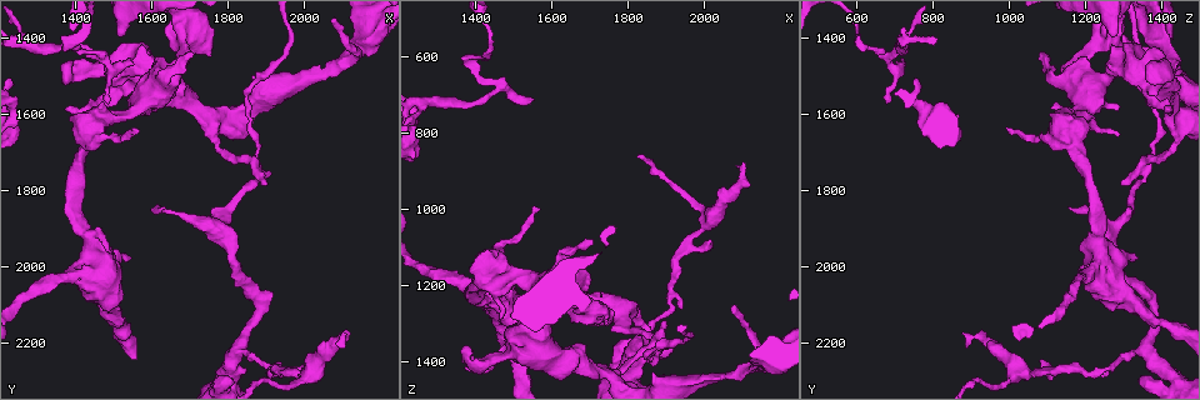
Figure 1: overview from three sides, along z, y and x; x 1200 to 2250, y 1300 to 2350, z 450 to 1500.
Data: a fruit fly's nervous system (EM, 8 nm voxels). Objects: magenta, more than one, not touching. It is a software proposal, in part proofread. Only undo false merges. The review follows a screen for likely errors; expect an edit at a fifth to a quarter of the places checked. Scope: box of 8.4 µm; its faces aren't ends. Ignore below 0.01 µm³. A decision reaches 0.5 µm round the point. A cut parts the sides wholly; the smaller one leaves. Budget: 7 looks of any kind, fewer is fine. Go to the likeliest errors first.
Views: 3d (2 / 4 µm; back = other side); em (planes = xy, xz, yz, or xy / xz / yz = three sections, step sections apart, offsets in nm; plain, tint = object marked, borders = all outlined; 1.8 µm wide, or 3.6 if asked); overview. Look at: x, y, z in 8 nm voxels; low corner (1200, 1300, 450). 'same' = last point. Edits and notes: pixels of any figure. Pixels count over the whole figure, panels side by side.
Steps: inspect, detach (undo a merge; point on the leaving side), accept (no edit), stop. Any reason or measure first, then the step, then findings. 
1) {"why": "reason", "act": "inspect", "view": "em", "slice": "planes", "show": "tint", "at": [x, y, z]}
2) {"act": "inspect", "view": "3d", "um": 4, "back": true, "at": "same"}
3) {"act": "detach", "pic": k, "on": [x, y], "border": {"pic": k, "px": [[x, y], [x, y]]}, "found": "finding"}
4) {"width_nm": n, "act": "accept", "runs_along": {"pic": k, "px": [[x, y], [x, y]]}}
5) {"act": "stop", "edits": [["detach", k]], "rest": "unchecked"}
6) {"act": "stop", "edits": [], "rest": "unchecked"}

{"why": "thin arm on a thick one", "act": "inspect", "view": "3d", "um": 4, "at": [2125, 1450, 1420]}

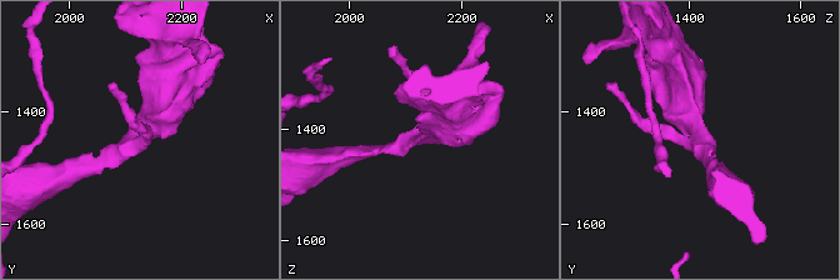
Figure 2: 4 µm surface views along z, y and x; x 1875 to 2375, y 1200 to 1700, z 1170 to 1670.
{"why": "now the EM", "act": "inspect", "view": "em", "slice": "xz", "step": 8, "show": "tint", "at": [2115, 1450, 1415]}

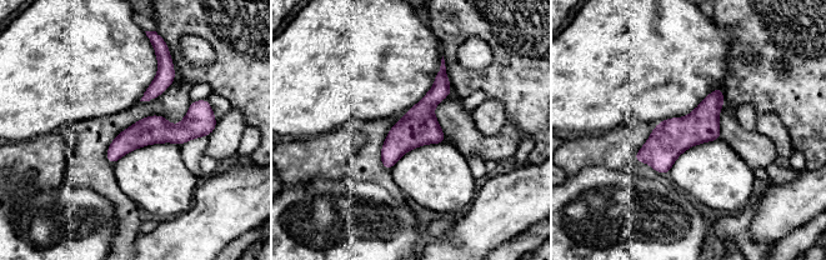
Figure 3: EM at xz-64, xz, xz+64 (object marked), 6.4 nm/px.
{"width_nm": 180, "act": "accept", "runs_along": {"pic": 3, "px": [[442, 69], [441, 89], [388, 165]]}, "found": "continuous, no second cell"}

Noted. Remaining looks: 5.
{"why": "narrows sharply", "act": "inspect", "view": "3d", "um": 2, "at": [1460, 1635, 1155]}

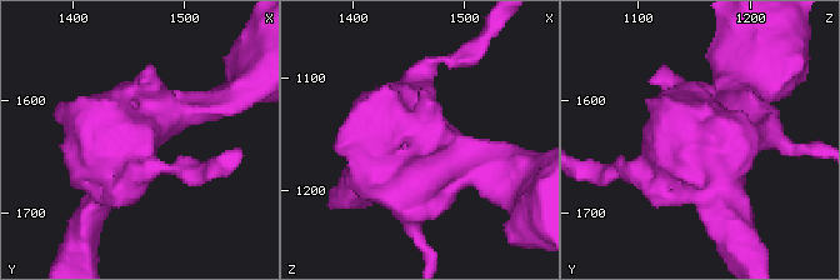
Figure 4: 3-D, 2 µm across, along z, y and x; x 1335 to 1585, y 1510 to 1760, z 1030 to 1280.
{"why": "shape alone is not enough", "act": "inspect", "view": "em", "slice": "planes", "show": "borders", "at": [1462, 1634, 1160]}

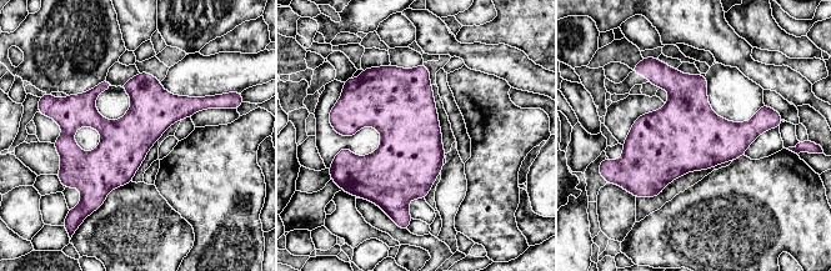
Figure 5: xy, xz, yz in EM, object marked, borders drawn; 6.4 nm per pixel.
{"act": "accept", "runs_along": {"pic": 5, "px": [[204, 104], [159, 109], [109, 159], [61, 141]]}, "found": "continuous, no second cell"}

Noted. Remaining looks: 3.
{"why": "four or more arms meet", "act": "inspect", "view": "3d", "um": 4, "at": [1455, 1995, 1250]}

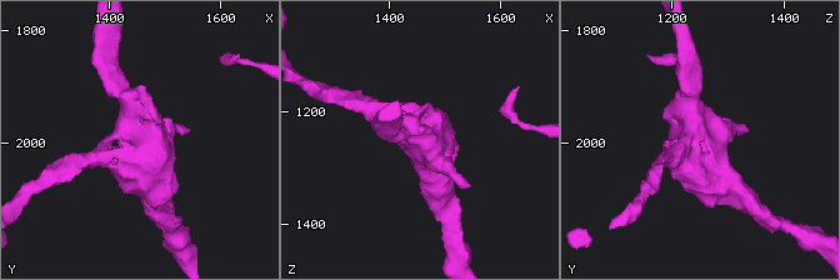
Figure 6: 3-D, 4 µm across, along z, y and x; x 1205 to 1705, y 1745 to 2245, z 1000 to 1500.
{"arms": 4, "why": "now the EM", "act": "inspect", "view": "em", "um": 3.6, "slice": "planes", "show": "tint", "at": [1455, 2000, 1245]}

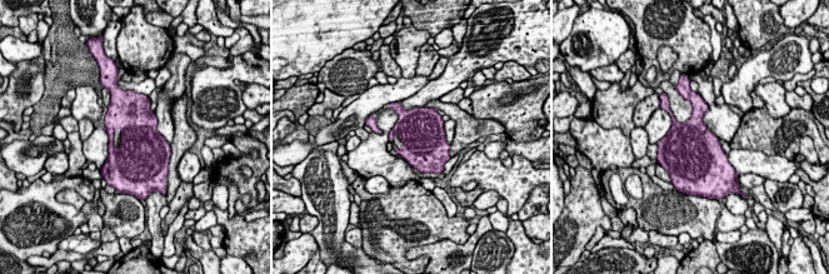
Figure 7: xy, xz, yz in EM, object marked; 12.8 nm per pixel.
{"width_nm": 650, "act": "accept", "found": "continuous, no second cell"}

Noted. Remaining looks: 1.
{"act": "stop", "edits": [], "rest": "unchecked"}

